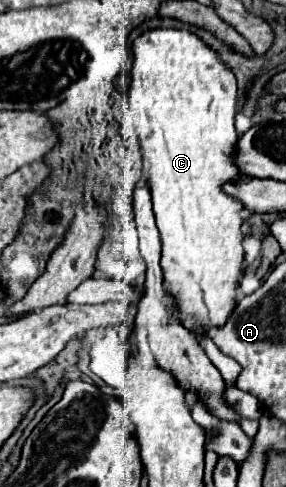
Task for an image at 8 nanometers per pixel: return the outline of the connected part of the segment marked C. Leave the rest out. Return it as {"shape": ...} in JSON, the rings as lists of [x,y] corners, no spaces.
{"shape":[[[158,27],[158,29],[148,29],[144,31],[132,45],[132,71],[130,71],[130,87],[128,87],[128,103],[130,109],[134,113],[134,125],[140,137],[140,147],[144,153],[144,167],[146,167],[146,175],[148,175],[148,183],[150,183],[150,191],[152,191],[152,203],[154,203],[154,215],[156,215],[156,225],[160,229],[160,237],[162,237],[162,271],[164,271],[164,279],[168,281],[166,291],[176,297],[176,301],[180,303],[180,321],[192,329],[194,333],[202,327],[202,329],[210,329],[216,325],[226,323],[226,317],[230,315],[230,309],[234,309],[236,305],[236,285],[240,281],[240,273],[242,273],[242,261],[244,261],[244,249],[242,249],[242,223],[244,219],[238,215],[242,209],[242,203],[238,203],[236,199],[228,197],[226,193],[222,193],[220,185],[224,185],[226,181],[234,181],[238,177],[238,167],[234,165],[232,153],[234,153],[234,141],[238,139],[238,133],[234,129],[234,115],[236,115],[236,77],[232,73],[232,69],[228,67],[228,63],[222,61],[222,57],[210,47],[206,45],[196,33],[188,31],[188,29],[176,29],[176,27]]]}

